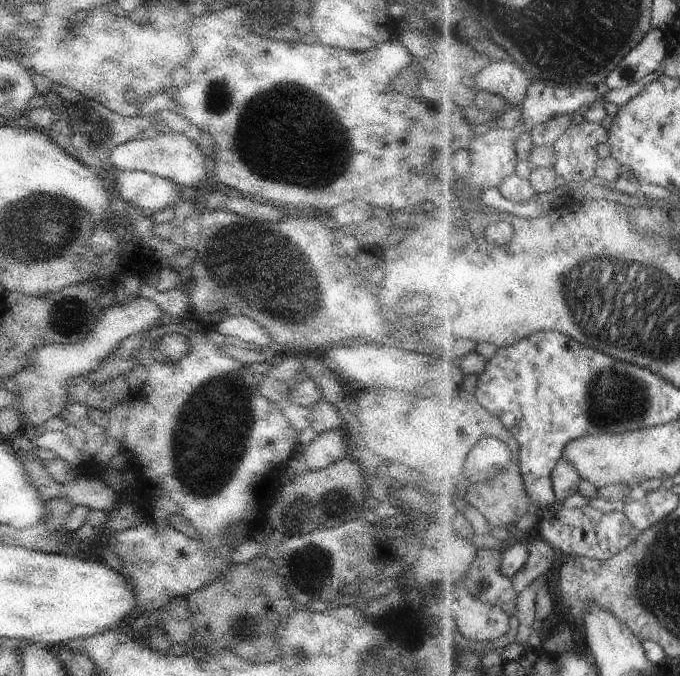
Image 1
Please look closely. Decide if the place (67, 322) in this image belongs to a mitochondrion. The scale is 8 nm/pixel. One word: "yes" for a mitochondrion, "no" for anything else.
yes

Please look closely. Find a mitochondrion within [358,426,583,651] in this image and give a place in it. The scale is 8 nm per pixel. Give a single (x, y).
(484, 583)

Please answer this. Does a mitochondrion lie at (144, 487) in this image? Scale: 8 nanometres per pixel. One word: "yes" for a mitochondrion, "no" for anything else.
no

